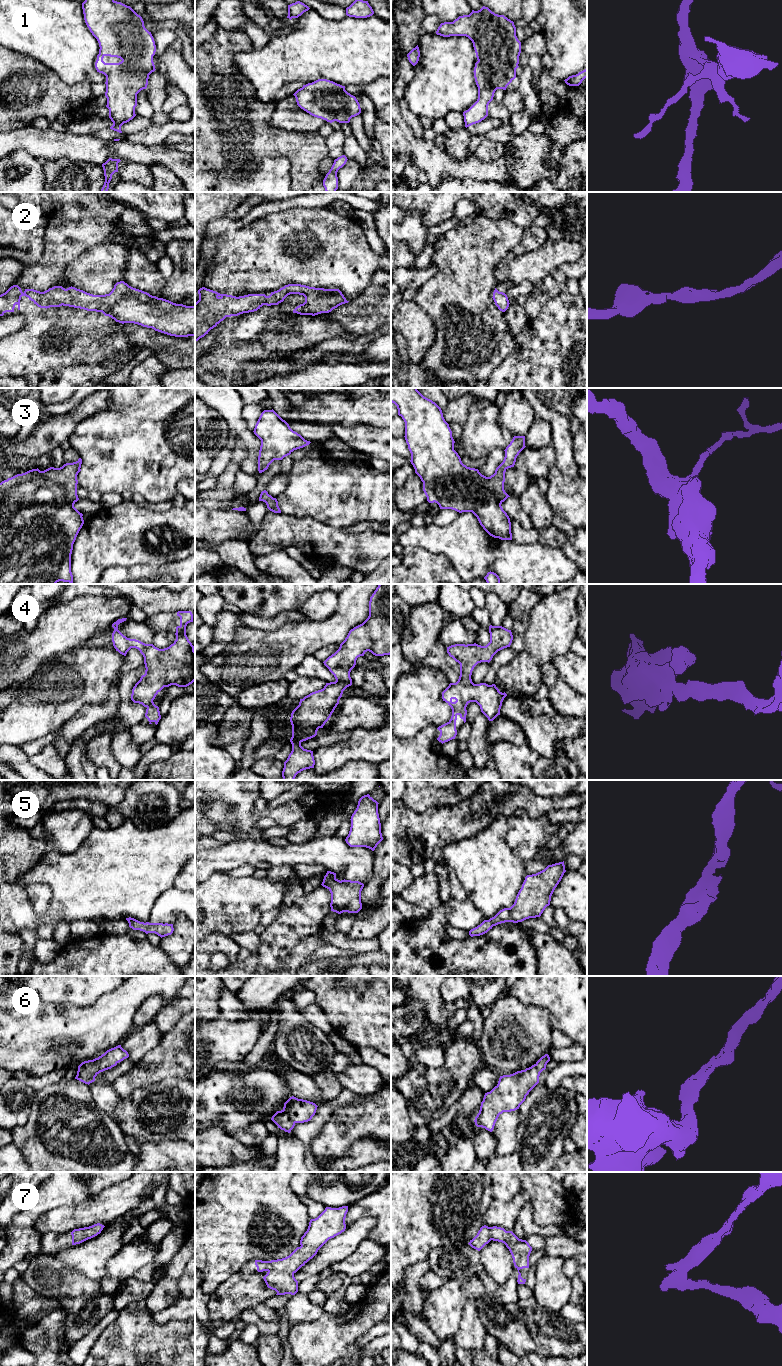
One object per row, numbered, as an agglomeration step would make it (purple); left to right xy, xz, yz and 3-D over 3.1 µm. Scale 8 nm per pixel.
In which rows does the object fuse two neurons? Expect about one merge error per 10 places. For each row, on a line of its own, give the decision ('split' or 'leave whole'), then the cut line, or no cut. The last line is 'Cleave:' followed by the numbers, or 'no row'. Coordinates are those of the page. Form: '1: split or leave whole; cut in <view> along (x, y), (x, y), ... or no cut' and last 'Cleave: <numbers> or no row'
1: leave whole; no cut
2: leave whole; no cut
3: leave whole; no cut
4: leave whole; no cut
5: leave whole; no cut
6: leave whole; no cut
7: leave whole; no cut
Cleave: no row

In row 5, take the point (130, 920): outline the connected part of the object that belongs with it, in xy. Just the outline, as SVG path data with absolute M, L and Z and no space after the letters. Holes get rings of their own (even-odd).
M131 917L126 918L126 920L129 923L129 927L132 928L133 930L140 930L145 932L146 934L155 933L161 938L171 935L174 931L173 924L149 923L149 922L144 923Z

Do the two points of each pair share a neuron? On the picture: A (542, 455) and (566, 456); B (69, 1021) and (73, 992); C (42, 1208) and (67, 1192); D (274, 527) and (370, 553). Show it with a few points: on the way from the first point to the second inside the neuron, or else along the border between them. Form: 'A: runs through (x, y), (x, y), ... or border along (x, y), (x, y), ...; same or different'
A: border along (551, 444), (555, 453), (556, 466); different
B: border along (48, 1002), (79, 1006), (88, 1006), (94, 1003); different
C: runs through (48, 1202), (58, 1192), (61, 1192); same
D: runs through (298, 532), (346, 549); same

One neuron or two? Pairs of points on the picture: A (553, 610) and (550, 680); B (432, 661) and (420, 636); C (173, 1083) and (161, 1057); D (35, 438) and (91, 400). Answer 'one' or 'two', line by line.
A: two
B: two
C: two
D: one

